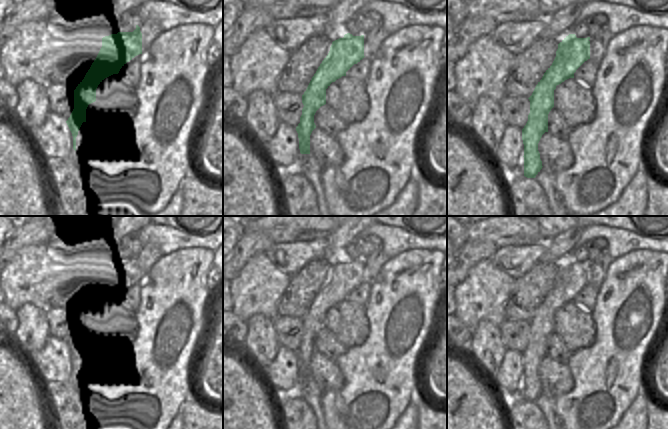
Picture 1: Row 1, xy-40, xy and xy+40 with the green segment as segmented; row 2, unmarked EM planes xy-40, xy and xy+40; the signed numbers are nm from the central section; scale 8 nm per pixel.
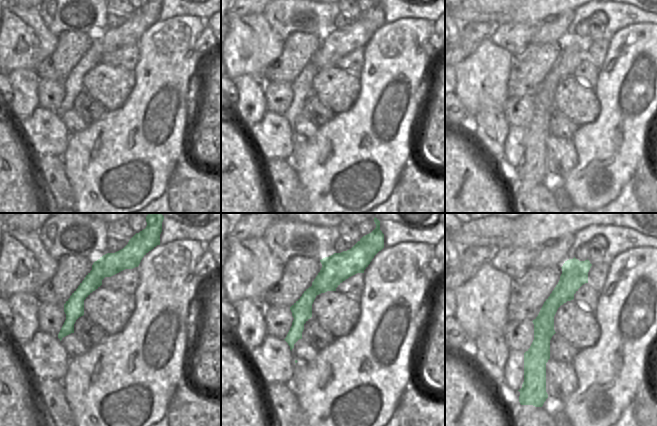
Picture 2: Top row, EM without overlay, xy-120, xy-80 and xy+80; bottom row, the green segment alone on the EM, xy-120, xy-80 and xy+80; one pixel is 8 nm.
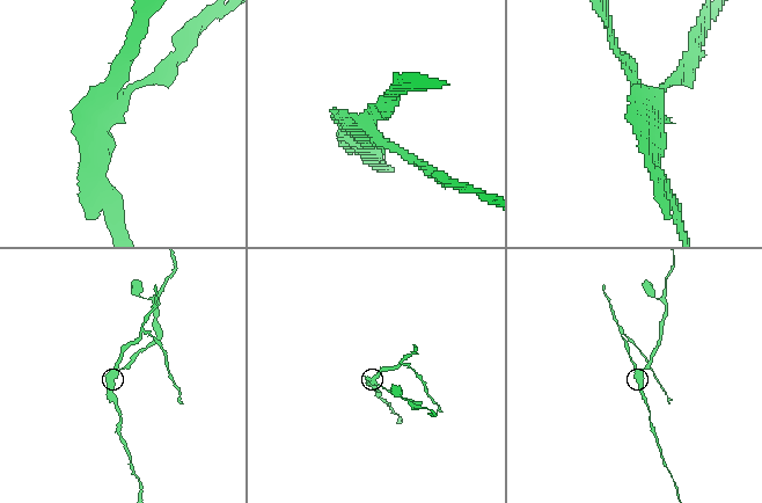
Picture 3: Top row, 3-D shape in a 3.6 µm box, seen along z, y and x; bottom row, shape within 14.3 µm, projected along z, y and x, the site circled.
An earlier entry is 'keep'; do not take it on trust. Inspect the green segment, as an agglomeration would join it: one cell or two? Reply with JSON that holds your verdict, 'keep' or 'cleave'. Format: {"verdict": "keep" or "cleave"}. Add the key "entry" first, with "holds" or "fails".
{"entry": "fails", "verdict": "cleave"}

